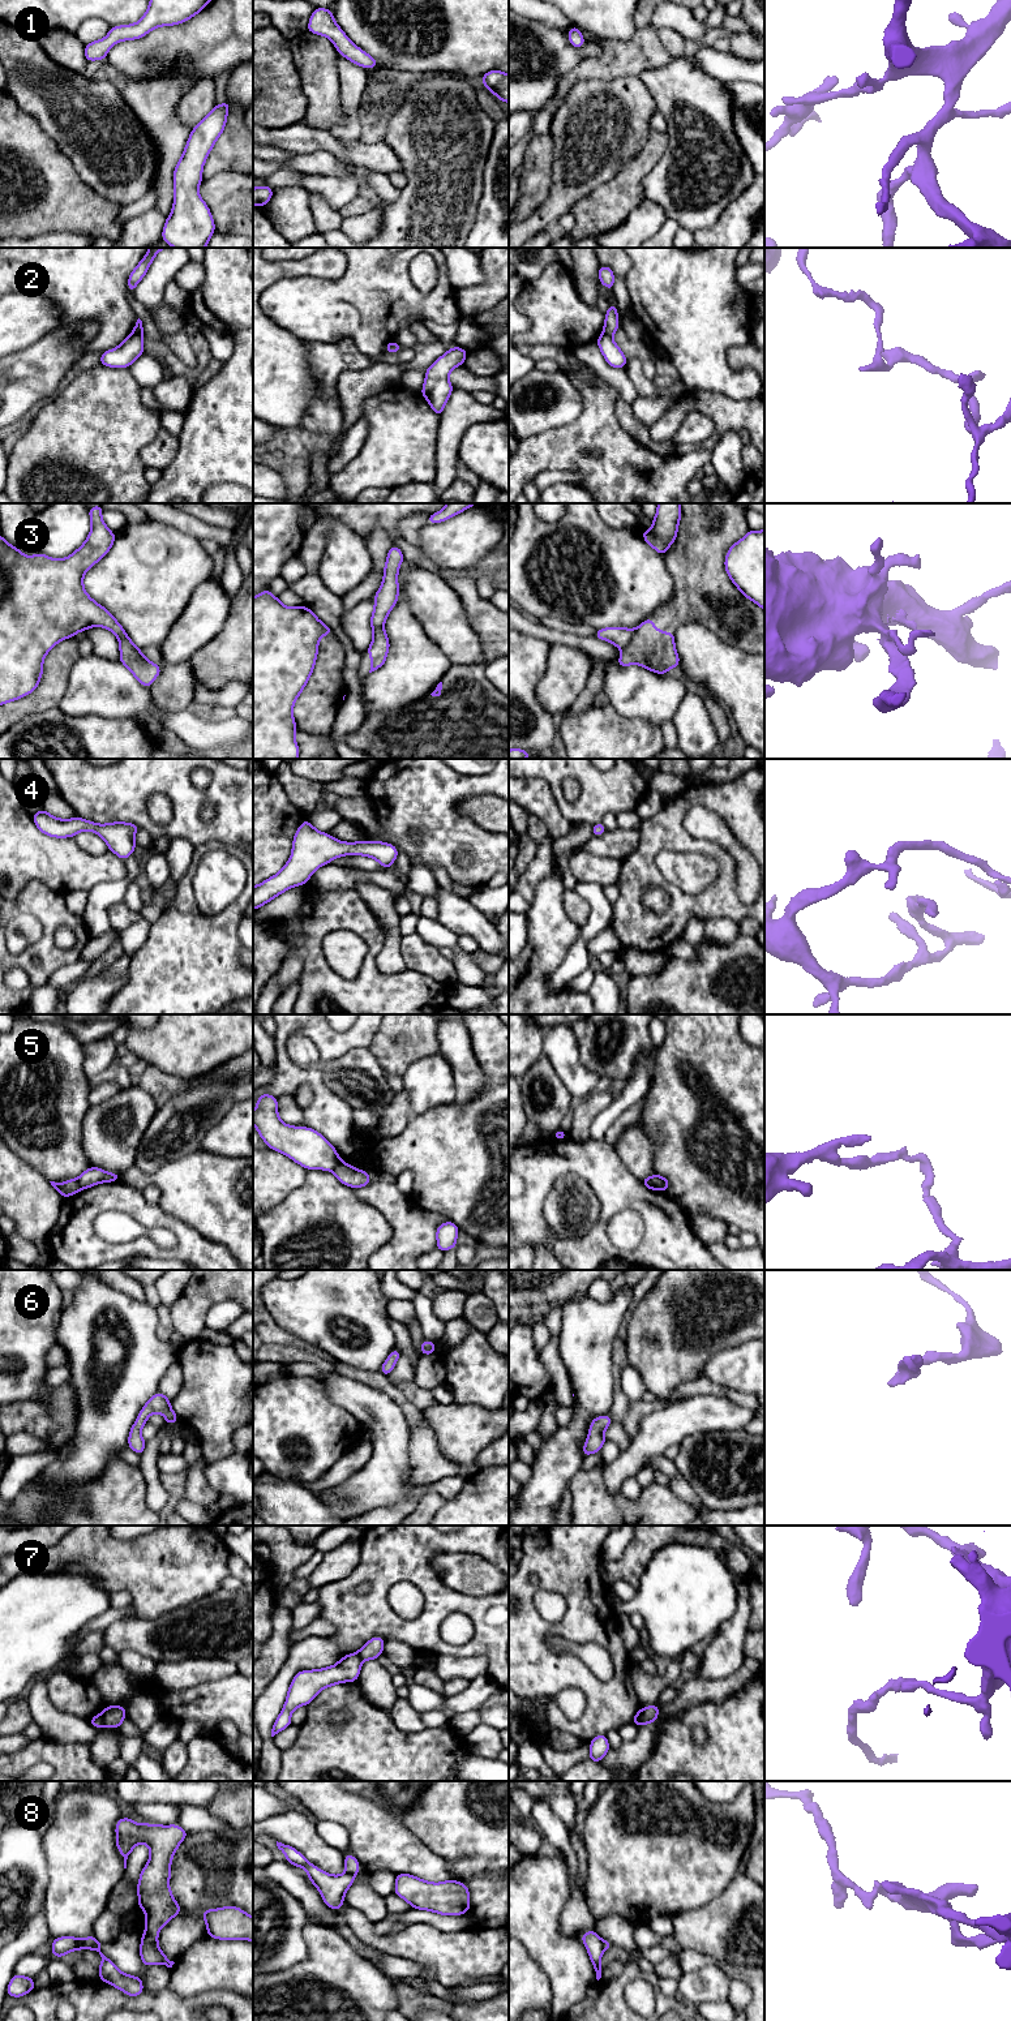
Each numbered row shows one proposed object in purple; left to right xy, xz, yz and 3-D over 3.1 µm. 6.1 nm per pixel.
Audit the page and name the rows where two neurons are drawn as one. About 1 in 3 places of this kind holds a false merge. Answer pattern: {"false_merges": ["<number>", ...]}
{"false_merges": ["2", "3", "5", "7", "8"]}

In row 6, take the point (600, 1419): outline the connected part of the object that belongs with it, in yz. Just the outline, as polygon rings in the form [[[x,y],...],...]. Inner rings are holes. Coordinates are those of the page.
[[[609,1415],[595,1417],[591,1421],[588,1437],[583,1445],[584,1458],[588,1456],[590,1454],[600,1451],[601,1446],[607,1442],[603,1433],[607,1430],[611,1423],[612,1423],[612,1419]]]

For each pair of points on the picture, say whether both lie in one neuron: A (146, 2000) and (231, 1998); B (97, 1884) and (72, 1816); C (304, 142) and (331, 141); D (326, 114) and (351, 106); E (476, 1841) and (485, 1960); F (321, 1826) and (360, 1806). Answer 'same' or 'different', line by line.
A: same
B: same
C: same
D: different
E: different
F: different

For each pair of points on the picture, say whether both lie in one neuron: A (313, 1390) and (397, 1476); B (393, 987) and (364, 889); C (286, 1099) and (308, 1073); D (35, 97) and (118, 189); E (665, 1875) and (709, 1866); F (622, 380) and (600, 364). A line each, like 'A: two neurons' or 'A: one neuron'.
A: two neurons
B: two neurons
C: two neurons
D: one neuron
E: one neuron
F: one neuron

